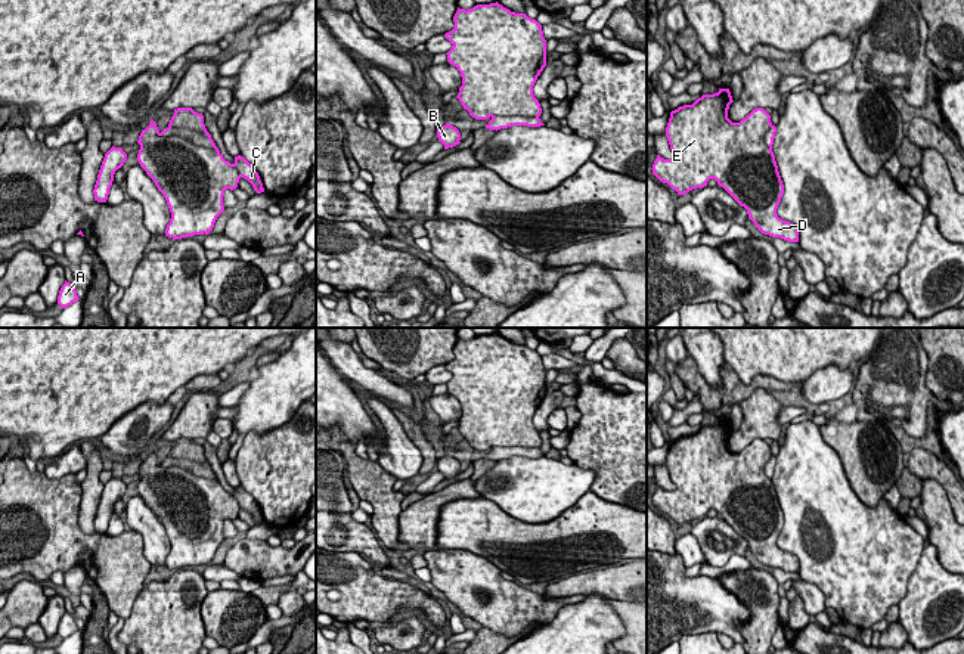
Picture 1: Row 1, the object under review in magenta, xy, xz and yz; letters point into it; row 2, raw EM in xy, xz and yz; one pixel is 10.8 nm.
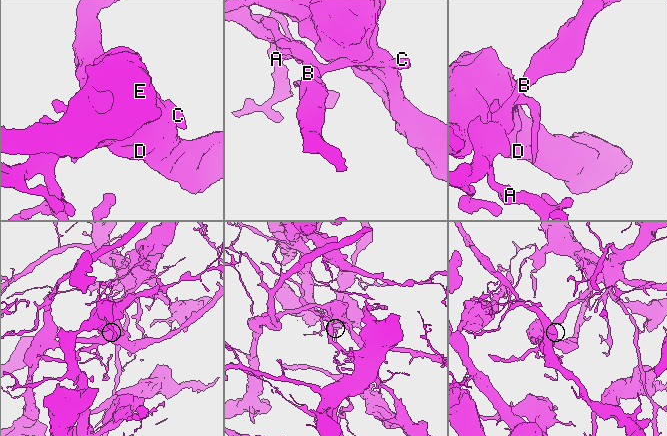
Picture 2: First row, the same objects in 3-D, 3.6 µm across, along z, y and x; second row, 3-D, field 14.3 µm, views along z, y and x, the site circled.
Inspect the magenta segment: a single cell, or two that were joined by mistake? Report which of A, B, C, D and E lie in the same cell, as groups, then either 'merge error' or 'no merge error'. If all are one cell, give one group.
groups A B C / D E; merge error

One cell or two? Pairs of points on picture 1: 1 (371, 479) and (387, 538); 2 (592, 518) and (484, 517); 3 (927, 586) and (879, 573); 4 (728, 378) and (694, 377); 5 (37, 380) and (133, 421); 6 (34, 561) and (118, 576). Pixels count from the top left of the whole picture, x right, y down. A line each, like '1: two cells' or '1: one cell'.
1: one cell
2: one cell
3: two cells
4: one cell
5: one cell
6: one cell

